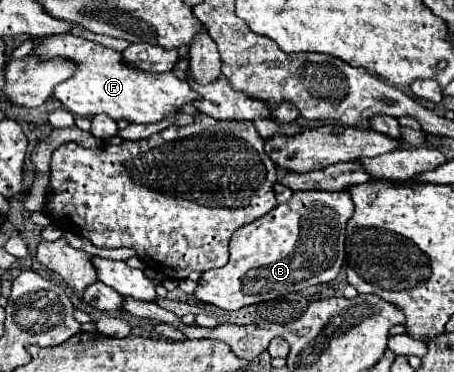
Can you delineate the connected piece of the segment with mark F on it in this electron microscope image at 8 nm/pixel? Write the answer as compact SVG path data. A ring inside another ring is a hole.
M57 34L45 38L39 46L33 48L33 54L43 60L65 56L77 62L77 72L73 78L57 84L53 96L77 116L97 116L101 112L109 114L113 120L127 120L129 124L155 124L163 118L175 116L185 104L199 100L201 96L189 86L189 82L179 80L173 72L165 74L145 74L129 68L121 60L121 52L105 48L97 42L75 38L69 34Z

